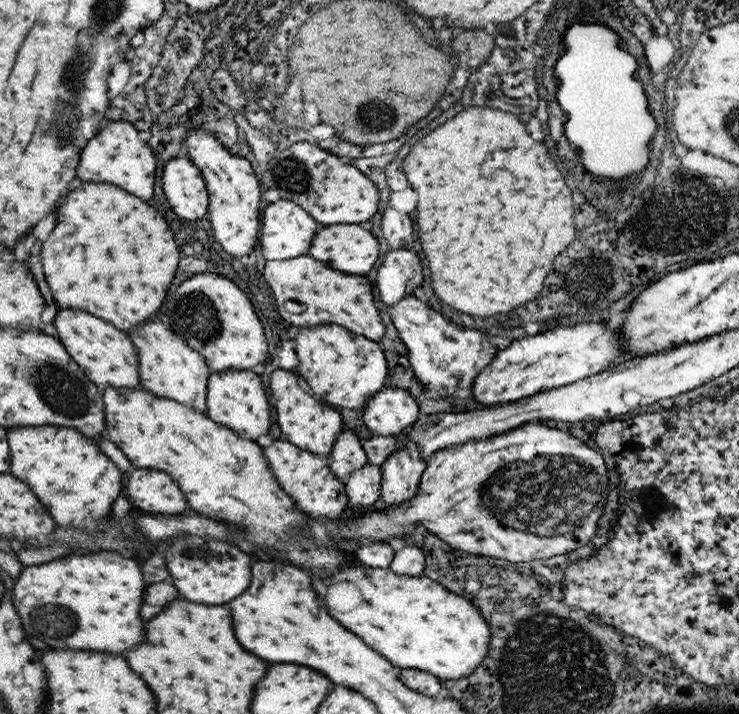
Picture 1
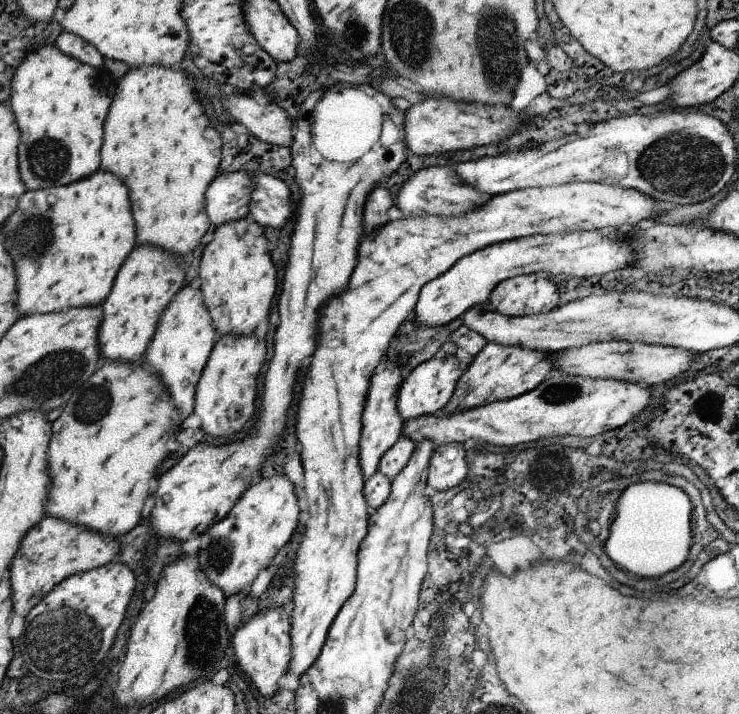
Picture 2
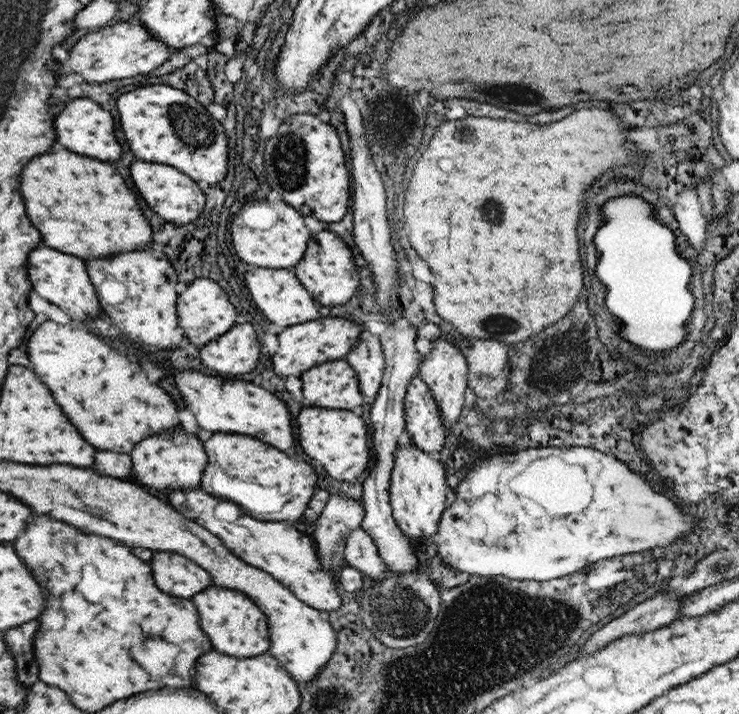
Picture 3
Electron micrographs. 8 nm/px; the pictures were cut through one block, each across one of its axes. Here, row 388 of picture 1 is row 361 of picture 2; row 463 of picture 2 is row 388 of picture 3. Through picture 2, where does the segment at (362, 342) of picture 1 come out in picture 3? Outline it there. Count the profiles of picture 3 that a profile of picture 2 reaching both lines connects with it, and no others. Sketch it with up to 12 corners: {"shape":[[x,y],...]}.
{"shape":[[345,358],[301,374],[303,406],[351,410],[363,404]]}

